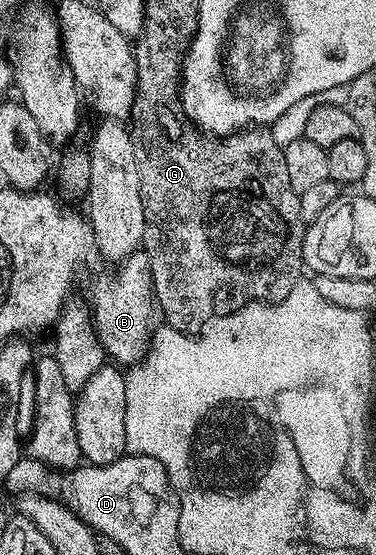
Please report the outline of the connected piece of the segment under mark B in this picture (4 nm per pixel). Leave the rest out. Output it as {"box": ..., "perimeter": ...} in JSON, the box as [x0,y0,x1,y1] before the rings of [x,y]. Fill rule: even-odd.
{"box":[90,252,154,368],"perimeter":[[[143,252],[129,254],[119,263],[116,274],[108,274],[96,282],[92,290],[92,302],[90,309],[96,323],[96,335],[104,345],[105,355],[113,363],[124,368],[132,368],[139,364],[149,352],[152,341],[154,323],[152,324],[152,310],[154,314],[154,295],[152,293],[152,273],[148,267],[148,256]]]}

